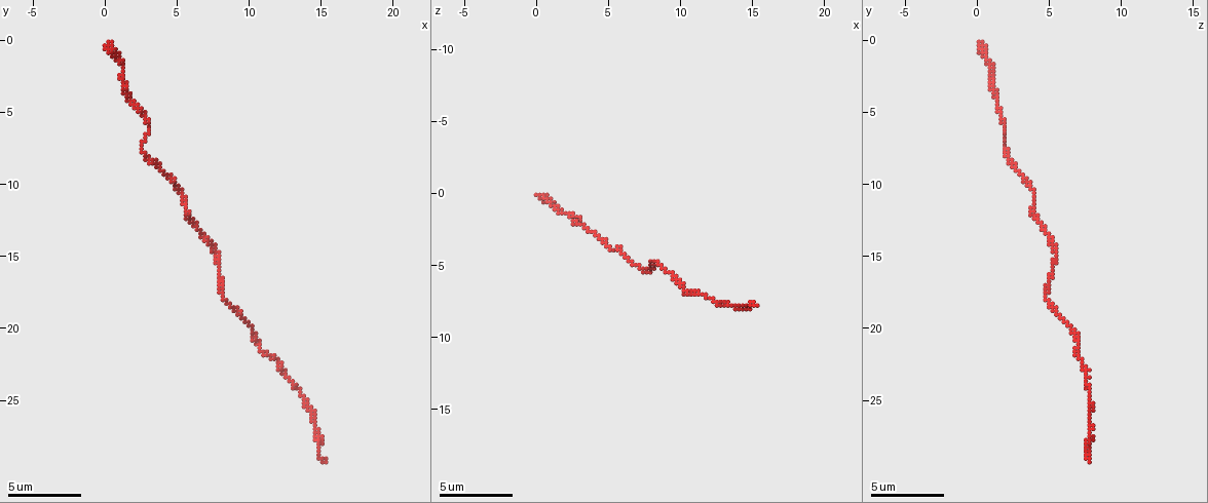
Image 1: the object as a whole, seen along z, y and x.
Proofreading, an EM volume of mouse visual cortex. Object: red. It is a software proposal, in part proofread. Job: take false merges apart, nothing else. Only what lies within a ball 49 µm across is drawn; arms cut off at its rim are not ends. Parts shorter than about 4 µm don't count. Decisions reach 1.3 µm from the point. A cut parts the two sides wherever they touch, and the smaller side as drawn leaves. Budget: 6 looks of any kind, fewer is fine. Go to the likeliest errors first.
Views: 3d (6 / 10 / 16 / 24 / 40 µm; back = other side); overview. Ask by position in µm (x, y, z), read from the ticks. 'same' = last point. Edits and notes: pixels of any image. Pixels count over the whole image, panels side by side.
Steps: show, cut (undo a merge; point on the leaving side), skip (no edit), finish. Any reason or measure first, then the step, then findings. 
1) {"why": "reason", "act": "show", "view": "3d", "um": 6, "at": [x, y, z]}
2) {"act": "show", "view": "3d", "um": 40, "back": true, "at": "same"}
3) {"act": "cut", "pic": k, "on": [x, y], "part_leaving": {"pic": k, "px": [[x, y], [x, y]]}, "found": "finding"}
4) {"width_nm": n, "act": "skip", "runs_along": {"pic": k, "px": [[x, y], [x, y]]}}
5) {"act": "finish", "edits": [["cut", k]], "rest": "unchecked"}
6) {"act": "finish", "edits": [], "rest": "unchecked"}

{"why": "narrows sharply", "act": "show", "view": "3d", "um": 6, "at": [2.6, 7.2, 2.0]}

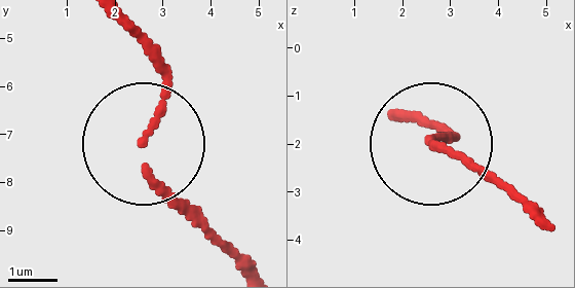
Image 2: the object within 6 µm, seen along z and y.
{"act": "show", "view": "3d", "um": 6, "back": true, "at": "same"}

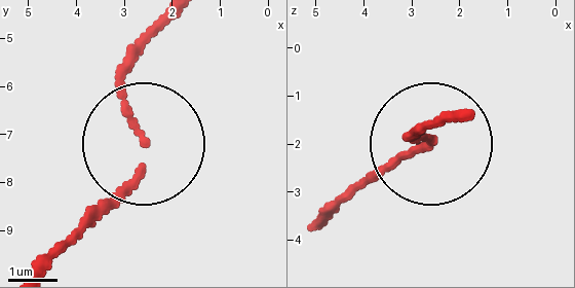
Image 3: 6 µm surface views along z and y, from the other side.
{"act": "skip", "runs_along": {"pic": 3, "px": [[35, 271], [141, 160], [120, 86], [132, 41]]}, "found": "all the same neuron"}

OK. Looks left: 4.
{"why": "narrows sharply", "act": "show", "view": "3d", "um": 6, "at": [14.6, 26.6, 7.8]}

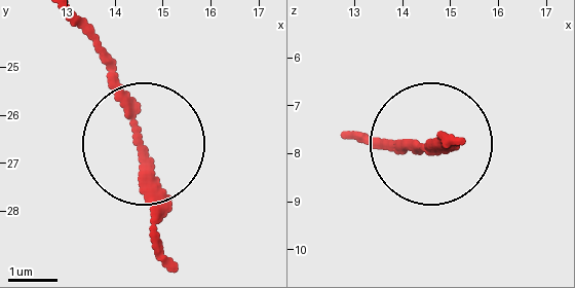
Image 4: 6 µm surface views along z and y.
{"act": "skip", "runs_along": {"pic": 4, "px": [[356, 136], [443, 144]]}, "found": "all the same neuron"}

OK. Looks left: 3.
{"why": "sudden change in width", "act": "show", "view": "3d", "um": 10, "at": [11.6, 22.2, 7.0]}

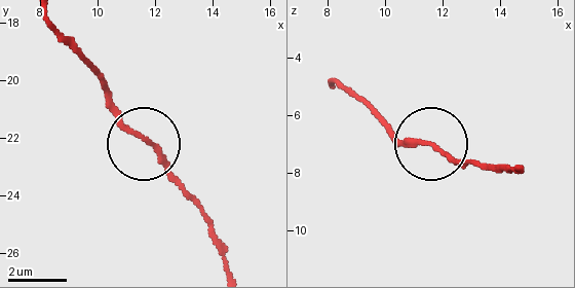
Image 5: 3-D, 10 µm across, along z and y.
{"why": "from behind", "act": "show", "view": "3d", "um": 10, "back": true, "at": [11.6, 22.0, 7.0]}

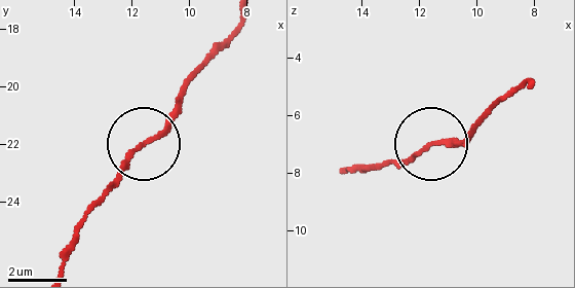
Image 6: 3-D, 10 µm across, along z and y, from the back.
{"act": "skip", "found": "one neuron here"}

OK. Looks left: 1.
{"act": "finish", "edits": [], "rest": "unchecked"}

